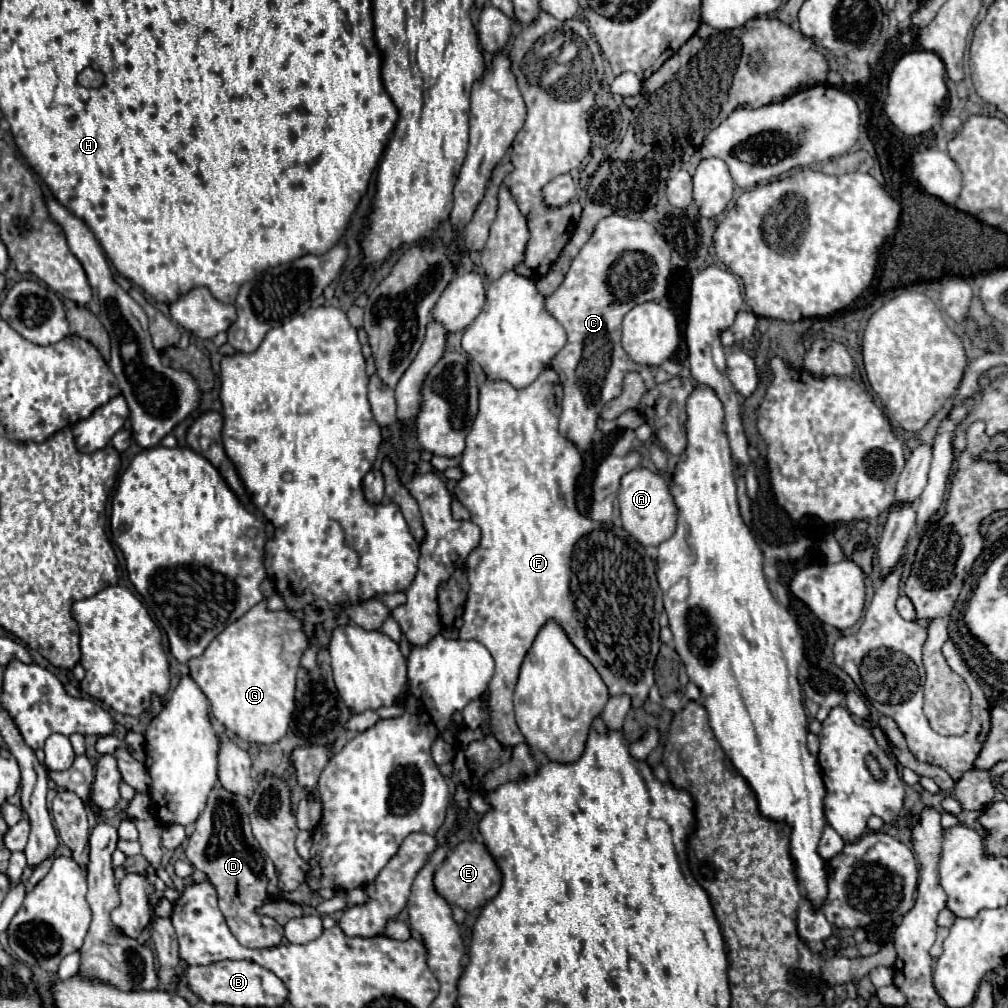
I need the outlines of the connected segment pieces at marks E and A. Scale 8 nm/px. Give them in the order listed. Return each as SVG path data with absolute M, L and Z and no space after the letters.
M468 840L468 842L460 842L442 862L442 866L436 870L434 874L434 886L436 890L452 904L452 906L460 906L462 910L470 912L478 906L484 906L488 900L492 900L502 884L502 874L500 868L496 864L496 860L492 858L492 854L486 850L484 844Z
M642 466L626 472L620 480L618 500L620 500L620 514L622 514L624 530L630 536L636 536L636 540L640 540L640 544L658 546L664 540L668 540L668 536L672 536L672 532L676 528L678 510L676 510L674 498L670 494L668 482L662 474L642 468Z

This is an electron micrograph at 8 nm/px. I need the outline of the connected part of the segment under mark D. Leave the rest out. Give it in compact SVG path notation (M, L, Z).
M220 786L210 792L206 808L196 820L194 832L188 840L186 856L192 866L202 870L218 890L218 906L226 918L228 928L242 946L272 948L282 942L284 928L276 920L268 916L258 916L256 912L258 906L268 902L268 882L276 876L276 868L252 836L242 798L232 796Z

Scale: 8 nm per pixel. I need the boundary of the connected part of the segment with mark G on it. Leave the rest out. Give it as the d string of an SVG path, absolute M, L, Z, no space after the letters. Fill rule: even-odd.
M266 600L258 602L250 612L238 618L234 624L226 626L202 656L188 660L188 670L194 682L210 700L212 716L232 730L240 740L254 744L274 744L278 742L292 720L294 712L294 682L300 668L300 658L308 650L308 636L304 624L290 612L272 612L266 608Z

